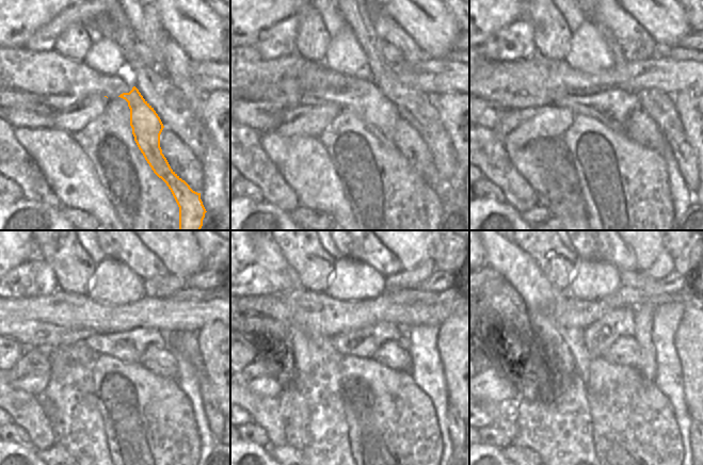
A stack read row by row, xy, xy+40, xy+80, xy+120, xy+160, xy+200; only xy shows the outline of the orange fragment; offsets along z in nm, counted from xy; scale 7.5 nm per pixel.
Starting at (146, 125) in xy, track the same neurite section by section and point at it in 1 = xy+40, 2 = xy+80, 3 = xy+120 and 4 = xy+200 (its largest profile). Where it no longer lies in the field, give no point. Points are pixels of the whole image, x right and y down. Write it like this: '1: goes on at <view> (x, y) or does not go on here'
1: goes on at xy+40 (380, 115)
2: goes on at xy+80 (612, 108)
3: goes on at xy+120 (128, 347)
4: goes on at xy+200 (598, 338)

